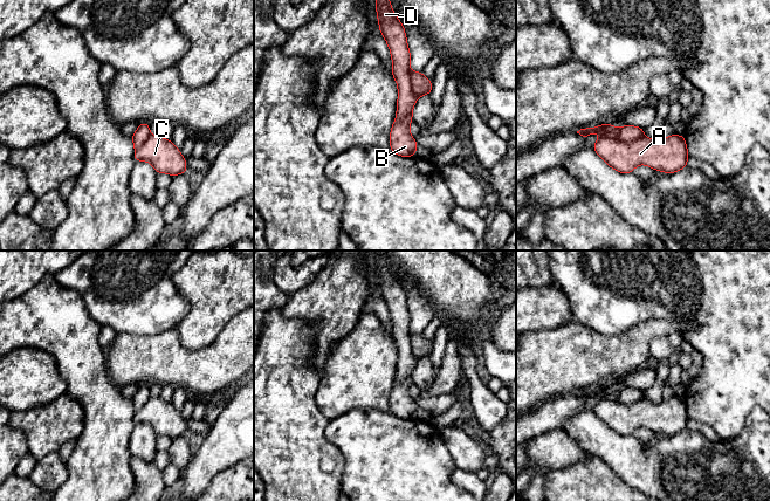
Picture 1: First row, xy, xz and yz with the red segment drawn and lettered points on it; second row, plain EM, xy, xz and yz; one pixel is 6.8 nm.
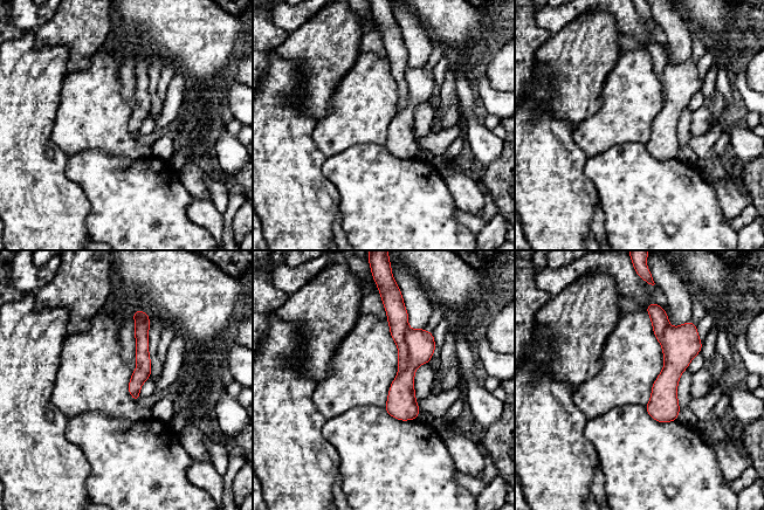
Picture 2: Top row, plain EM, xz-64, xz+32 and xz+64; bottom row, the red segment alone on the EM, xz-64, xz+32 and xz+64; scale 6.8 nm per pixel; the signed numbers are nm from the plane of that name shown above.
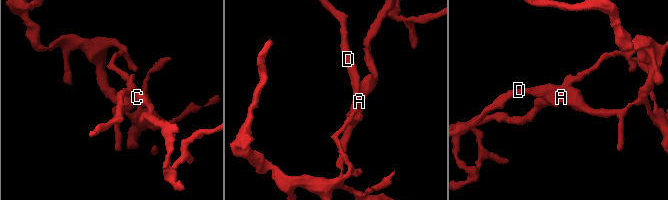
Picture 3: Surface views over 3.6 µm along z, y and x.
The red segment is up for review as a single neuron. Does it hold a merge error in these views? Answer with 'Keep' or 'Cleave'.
Keep

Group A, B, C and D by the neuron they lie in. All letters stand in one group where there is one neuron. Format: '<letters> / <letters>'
A B C D

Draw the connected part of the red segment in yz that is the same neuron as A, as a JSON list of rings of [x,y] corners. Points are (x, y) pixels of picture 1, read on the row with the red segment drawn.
[[[611,123],[577,131],[583,137],[594,132],[601,136],[592,146],[594,152],[619,173],[631,173],[641,164],[668,174],[688,166],[689,153],[685,136],[674,133],[653,140],[641,137],[645,135],[642,128],[628,124],[616,128]]]

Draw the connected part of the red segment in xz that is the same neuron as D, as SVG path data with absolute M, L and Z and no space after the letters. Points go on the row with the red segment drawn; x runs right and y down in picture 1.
M376 0L376 11L379 32L392 57L391 74L398 85L396 121L390 132L391 152L401 157L415 157L419 143L410 133L412 110L420 96L431 96L433 80L428 81L422 71L410 70L411 53L405 28L391 7L391 0Z

